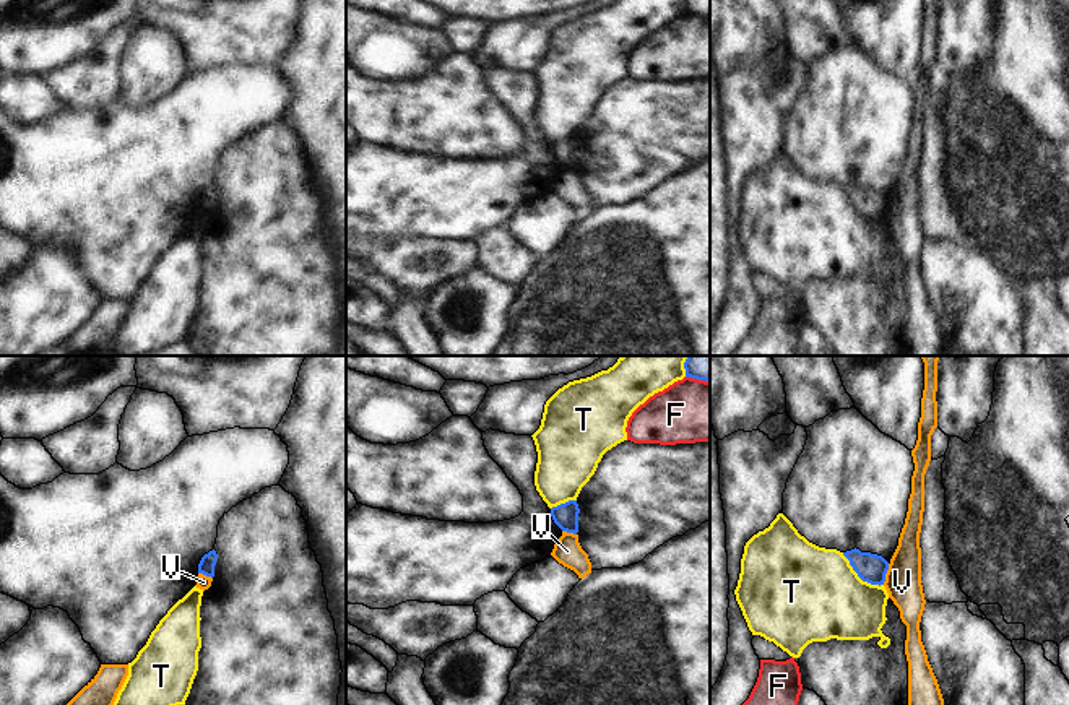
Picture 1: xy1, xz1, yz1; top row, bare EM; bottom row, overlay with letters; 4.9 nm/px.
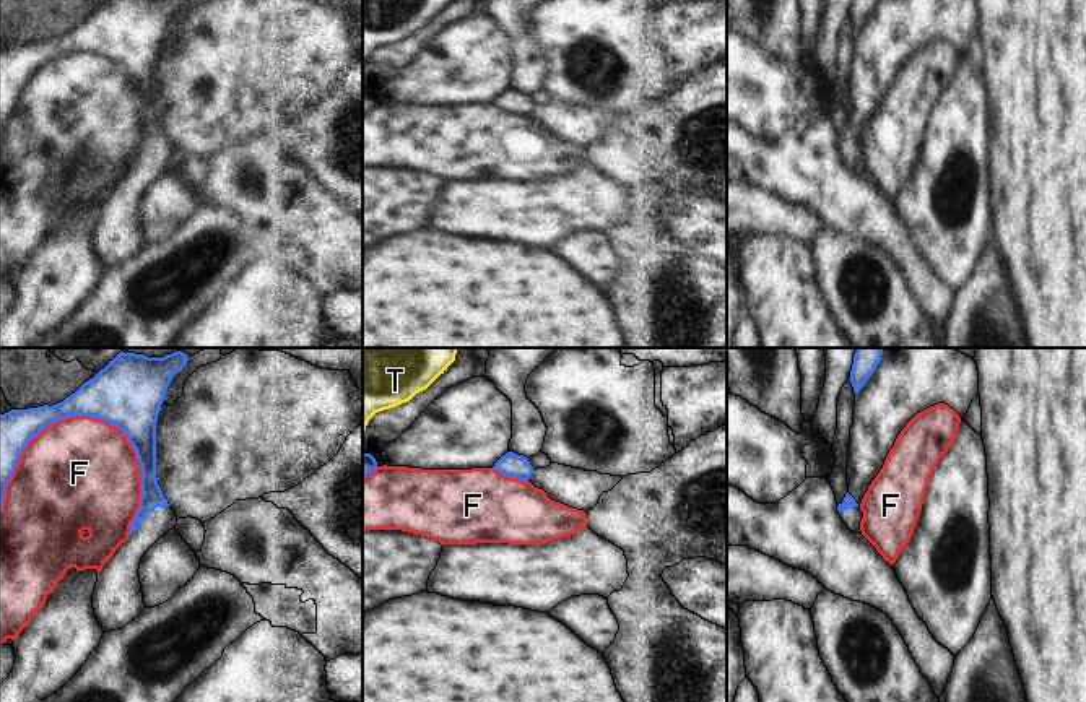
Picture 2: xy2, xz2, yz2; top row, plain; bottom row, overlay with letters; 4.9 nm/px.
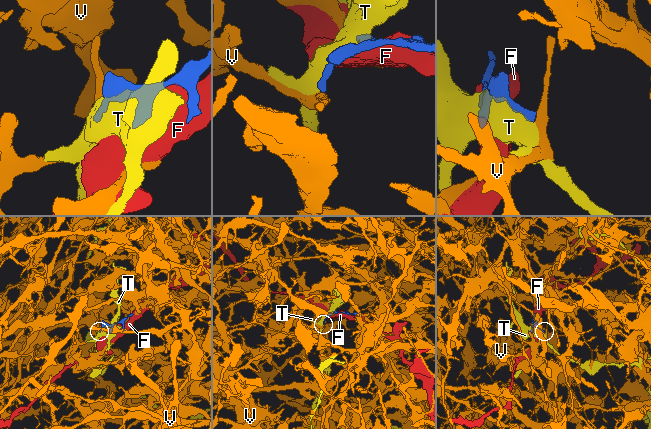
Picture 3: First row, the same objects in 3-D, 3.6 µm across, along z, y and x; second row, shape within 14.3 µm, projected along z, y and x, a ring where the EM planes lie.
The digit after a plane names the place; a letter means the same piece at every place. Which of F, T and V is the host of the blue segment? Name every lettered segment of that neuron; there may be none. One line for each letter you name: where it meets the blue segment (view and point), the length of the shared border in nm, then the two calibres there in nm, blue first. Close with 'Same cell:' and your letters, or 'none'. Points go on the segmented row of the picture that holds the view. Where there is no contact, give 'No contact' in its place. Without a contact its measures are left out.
Same cell: none.

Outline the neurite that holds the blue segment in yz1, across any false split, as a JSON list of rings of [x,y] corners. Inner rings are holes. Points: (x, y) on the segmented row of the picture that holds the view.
[[[856,547],[843,552],[843,556],[863,582],[879,586],[884,585],[889,562],[882,556],[861,552]]]

